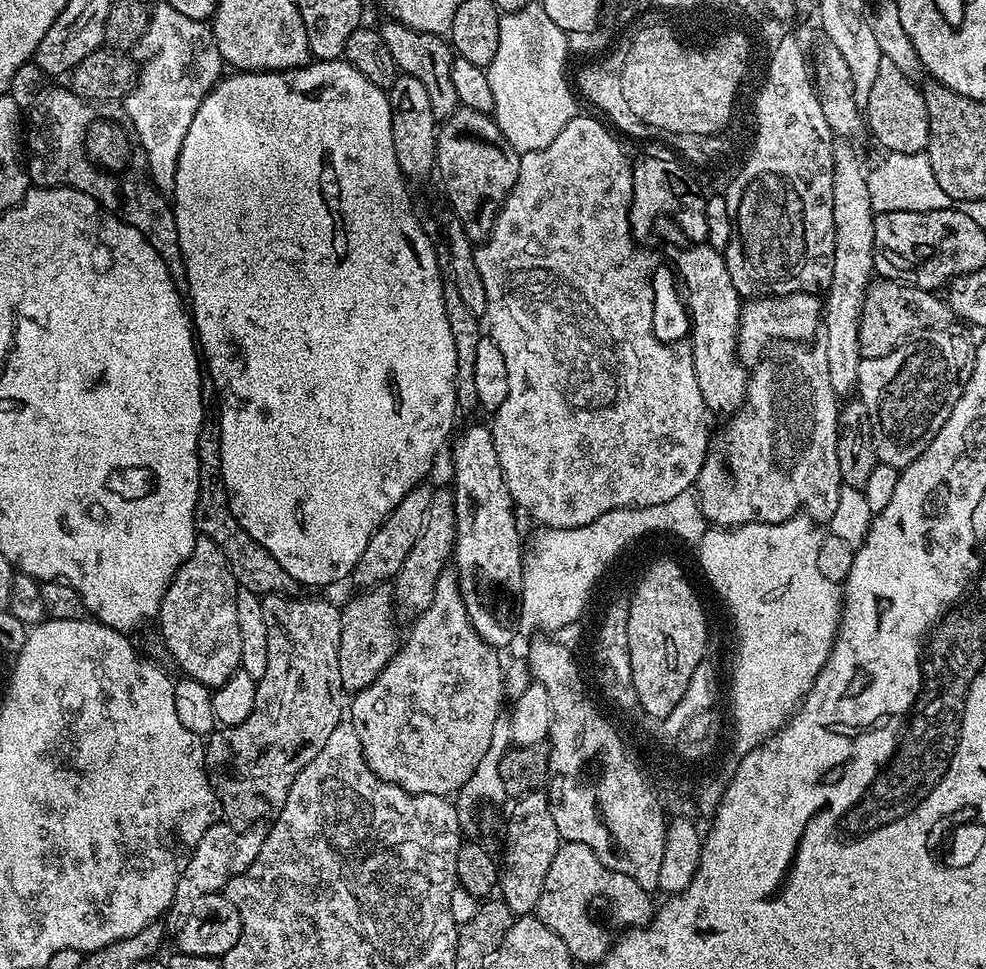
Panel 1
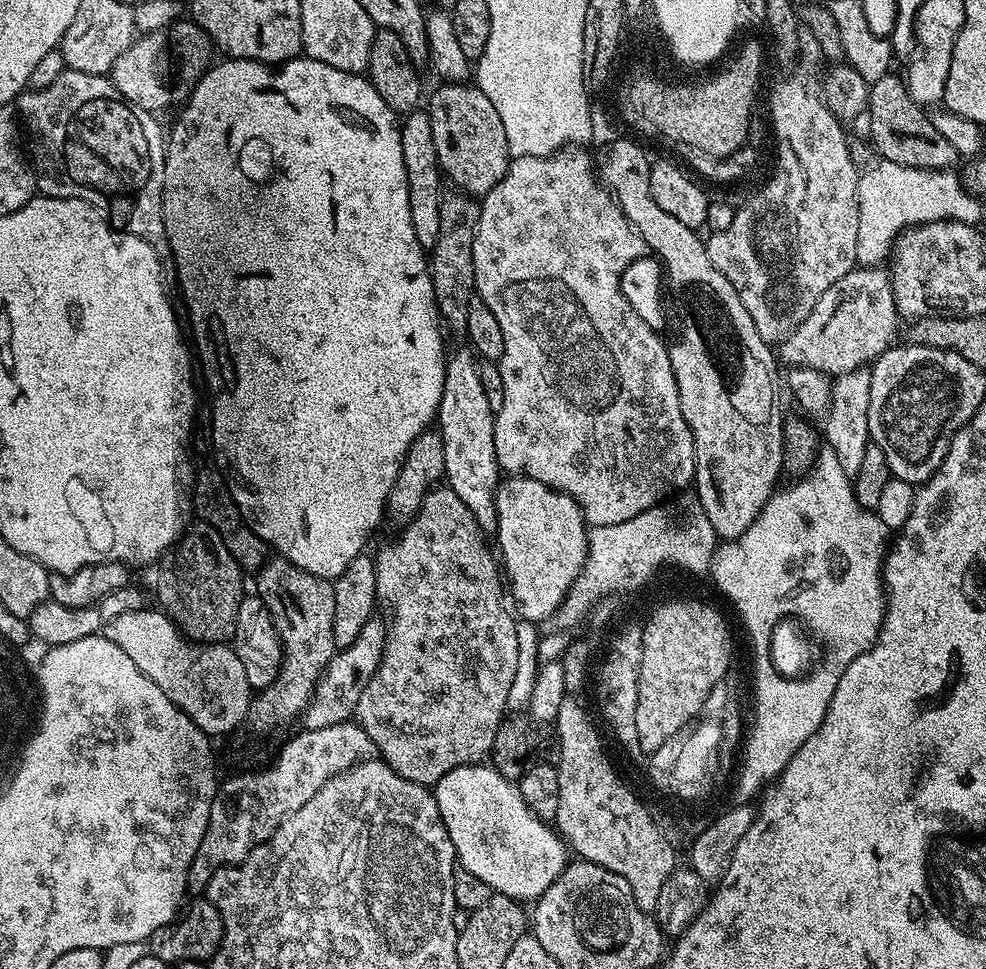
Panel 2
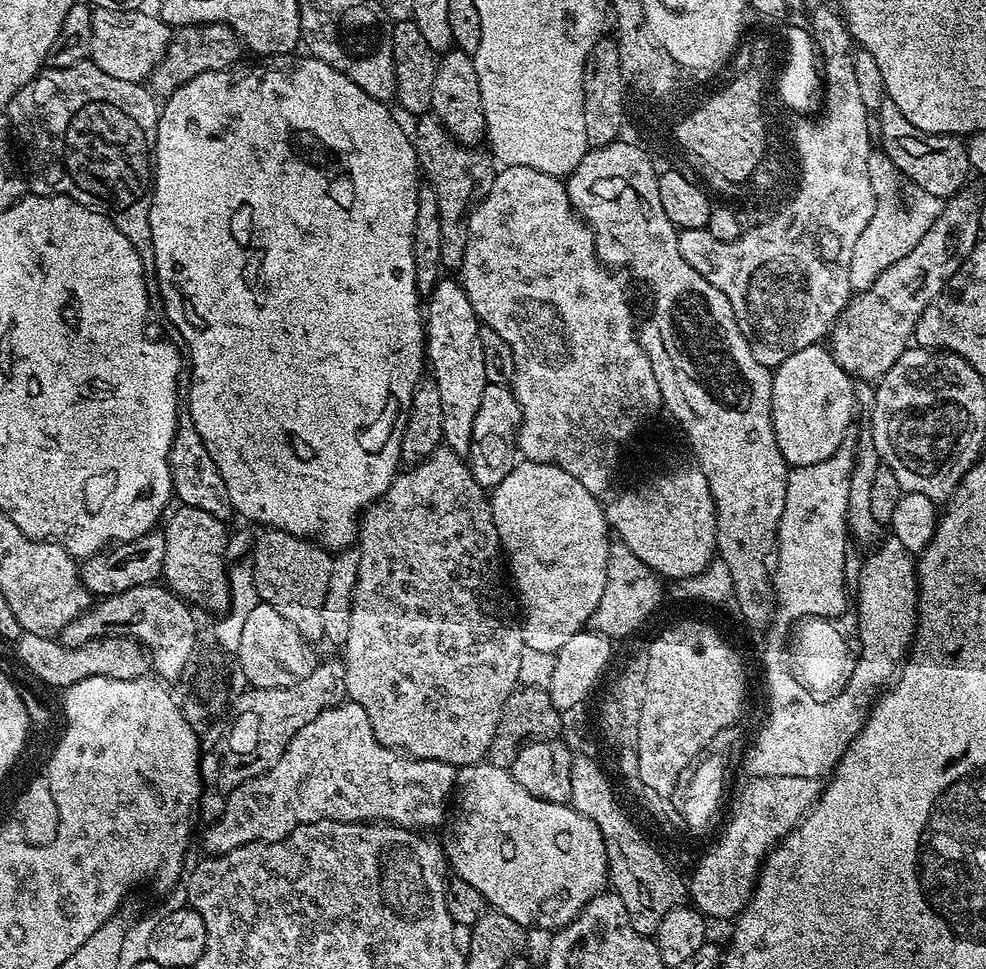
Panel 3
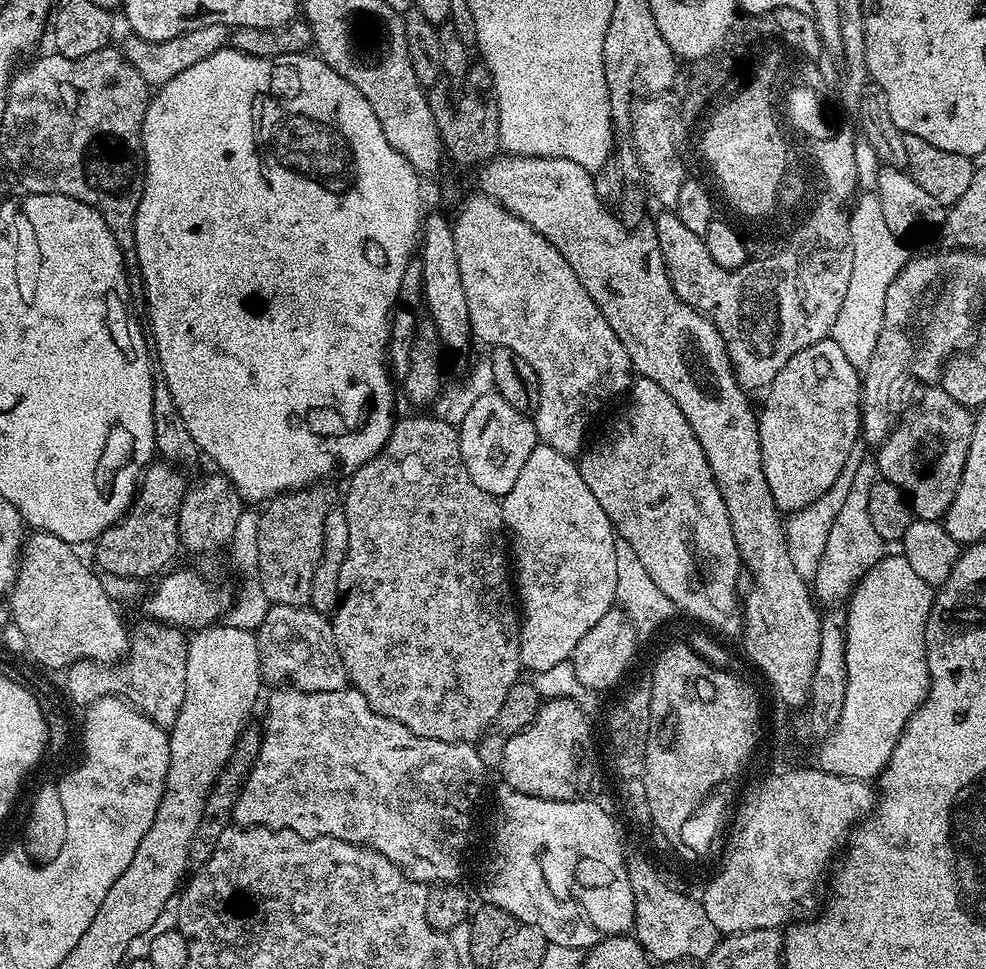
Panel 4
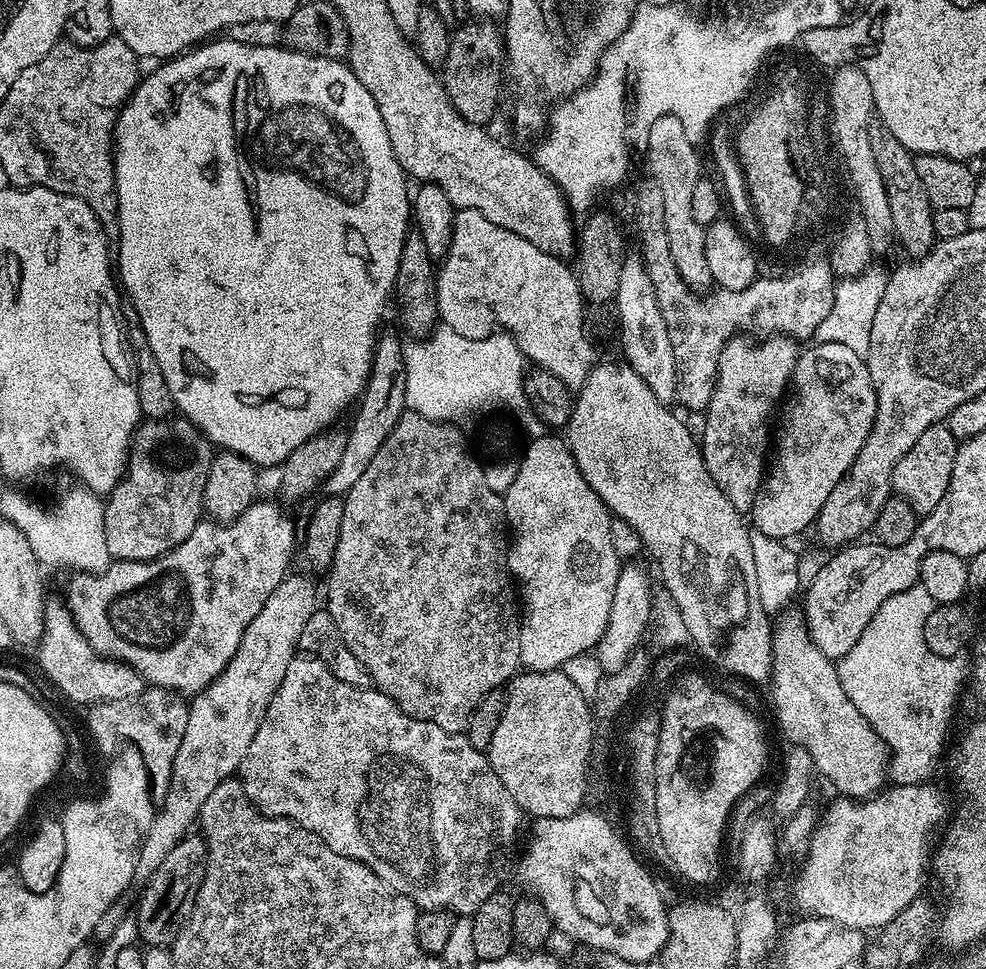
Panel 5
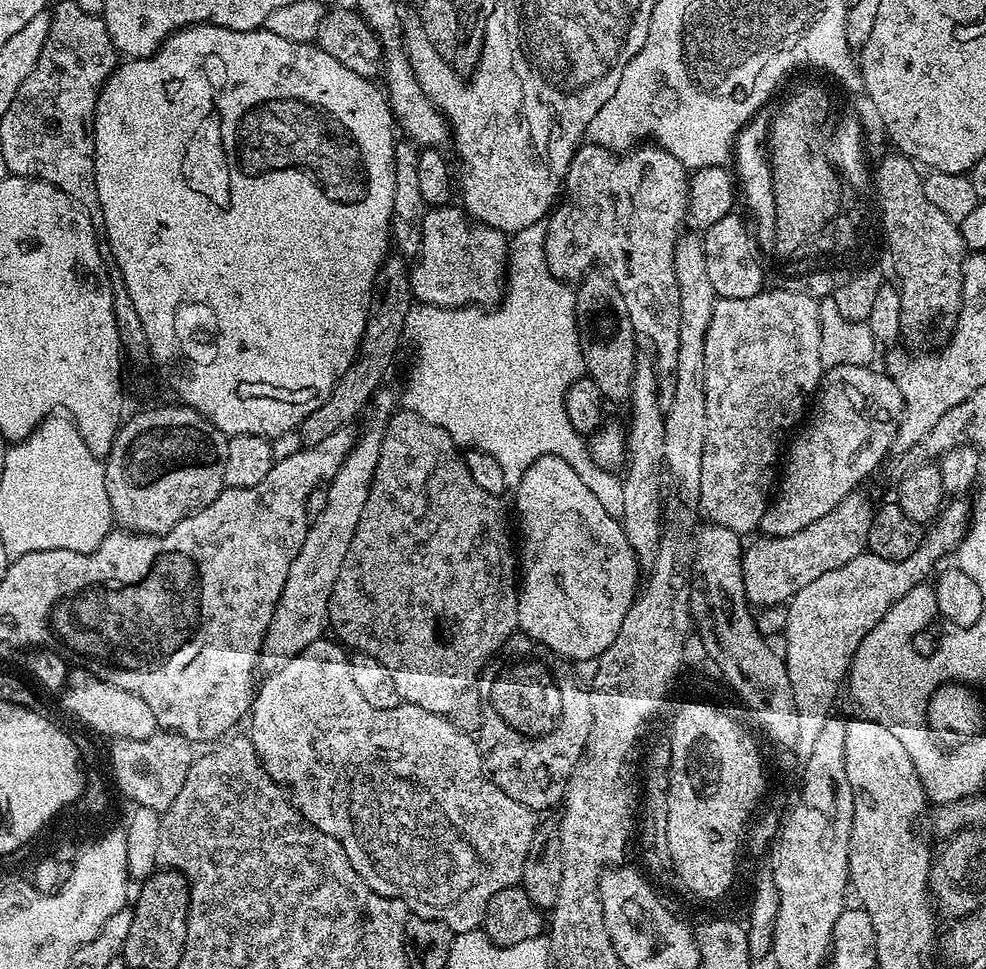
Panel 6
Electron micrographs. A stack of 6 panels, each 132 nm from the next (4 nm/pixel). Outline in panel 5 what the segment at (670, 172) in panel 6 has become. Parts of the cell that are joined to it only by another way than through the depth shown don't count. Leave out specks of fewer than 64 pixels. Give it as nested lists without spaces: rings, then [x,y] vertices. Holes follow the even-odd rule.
[[[650,178],[636,188],[636,232],[640,235],[639,255],[644,261],[646,270],[650,274],[650,282],[654,284],[654,294],[658,294],[658,306],[662,310],[662,318],[666,318],[666,324],[672,324],[676,328],[676,344],[680,344],[680,360],[684,360],[684,384],[676,386],[677,405],[689,408],[692,412],[703,413],[708,407],[708,400],[712,396],[712,386],[716,382],[716,368],[720,364],[720,351],[724,345],[737,334],[751,334],[756,338],[768,338],[768,330],[760,330],[760,324],[756,326],[756,312],[750,312],[754,308],[752,302],[752,290],[726,290],[716,288],[713,296],[704,296],[696,301],[693,289],[678,274],[674,262],[670,258],[670,242],[666,242],[666,213],[662,207],[662,190],[658,190],[658,182]]]

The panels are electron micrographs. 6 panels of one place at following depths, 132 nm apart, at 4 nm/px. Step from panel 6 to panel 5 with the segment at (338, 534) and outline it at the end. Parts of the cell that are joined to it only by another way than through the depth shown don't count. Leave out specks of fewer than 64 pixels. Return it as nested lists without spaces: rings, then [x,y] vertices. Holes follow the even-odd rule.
[[[289,574],[266,598],[266,606],[258,610],[258,618],[246,626],[242,642],[230,662],[206,686],[206,690],[191,697],[186,718],[186,734],[178,746],[174,757],[174,768],[170,770],[170,790],[153,815],[152,825],[144,838],[138,857],[141,873],[151,874],[156,867],[174,850],[178,841],[189,835],[188,828],[197,823],[202,806],[214,789],[224,780],[231,780],[237,775],[242,758],[262,718],[286,674],[286,666],[298,654],[302,626],[306,618],[317,611],[316,588],[312,585],[313,577]]]

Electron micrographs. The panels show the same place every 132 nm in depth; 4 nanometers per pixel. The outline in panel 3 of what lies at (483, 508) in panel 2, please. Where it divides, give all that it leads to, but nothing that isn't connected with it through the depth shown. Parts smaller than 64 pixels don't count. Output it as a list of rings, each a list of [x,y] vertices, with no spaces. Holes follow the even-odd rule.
[[[441,278],[426,298],[424,312],[424,350],[431,379],[435,380],[442,398],[442,434],[444,444],[461,458],[467,457],[470,440],[474,434],[474,418],[482,402],[482,390],[489,384],[486,378],[486,362],[482,359],[480,320],[463,283],[459,279]]]

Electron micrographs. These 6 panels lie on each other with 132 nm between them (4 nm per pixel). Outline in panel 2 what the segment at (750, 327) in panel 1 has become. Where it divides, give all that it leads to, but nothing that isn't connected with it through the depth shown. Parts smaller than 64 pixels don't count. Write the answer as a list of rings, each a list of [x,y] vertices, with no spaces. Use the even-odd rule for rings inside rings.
[[[857,266],[851,272],[838,278],[822,298],[810,310],[810,314],[798,327],[792,329],[778,344],[778,360],[781,365],[788,364],[789,369],[809,368],[837,377],[843,372],[854,371],[871,365],[883,352],[893,347],[896,336],[896,299],[892,293],[892,278],[889,269],[884,266]]]

